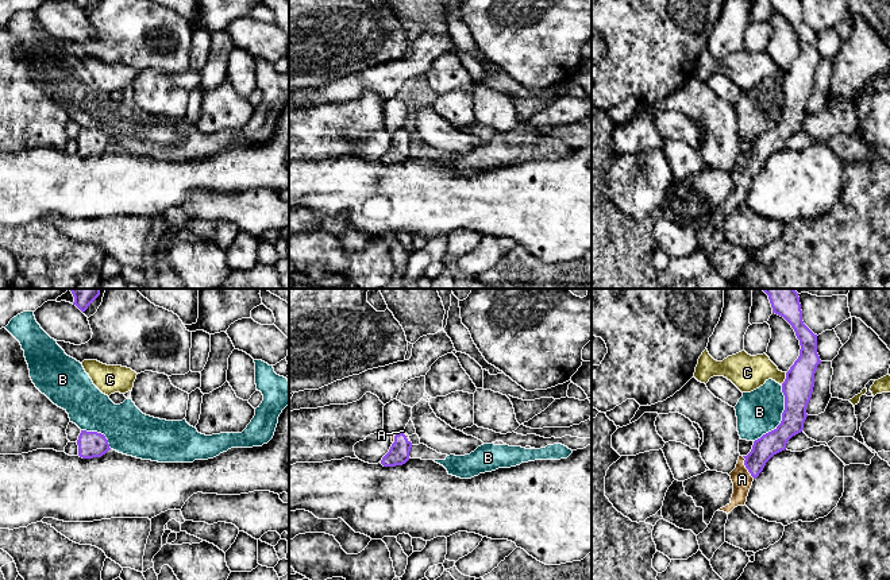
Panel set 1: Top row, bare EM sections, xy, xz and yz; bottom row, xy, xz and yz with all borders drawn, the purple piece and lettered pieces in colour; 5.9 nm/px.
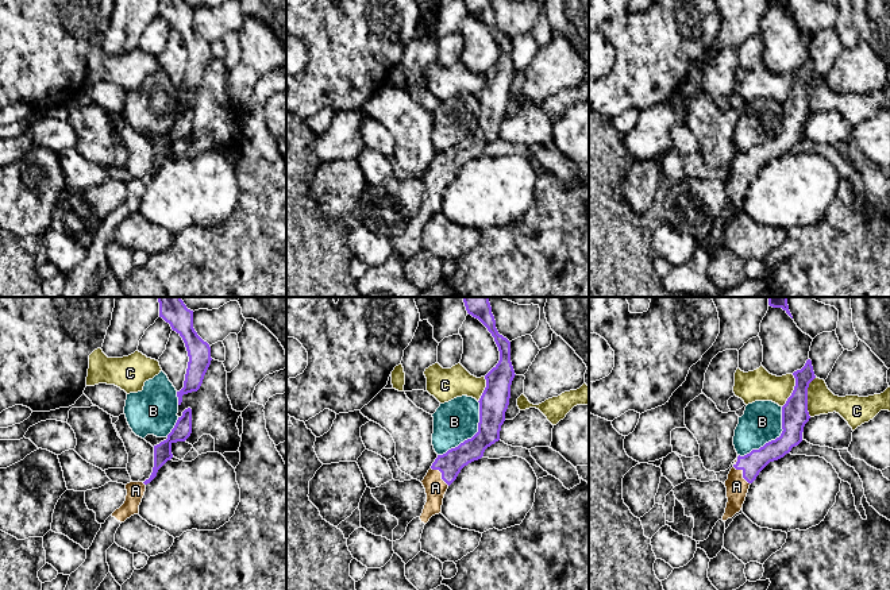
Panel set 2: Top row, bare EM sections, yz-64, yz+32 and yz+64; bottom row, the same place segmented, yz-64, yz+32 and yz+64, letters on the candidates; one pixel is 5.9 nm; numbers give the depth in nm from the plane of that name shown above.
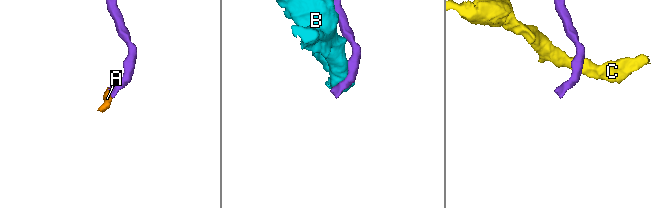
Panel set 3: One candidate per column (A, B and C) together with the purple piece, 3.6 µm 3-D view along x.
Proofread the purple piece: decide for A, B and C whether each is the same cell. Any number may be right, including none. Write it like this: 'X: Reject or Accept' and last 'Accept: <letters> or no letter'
A: Accept
B: Reject
C: Reject
Accept: A

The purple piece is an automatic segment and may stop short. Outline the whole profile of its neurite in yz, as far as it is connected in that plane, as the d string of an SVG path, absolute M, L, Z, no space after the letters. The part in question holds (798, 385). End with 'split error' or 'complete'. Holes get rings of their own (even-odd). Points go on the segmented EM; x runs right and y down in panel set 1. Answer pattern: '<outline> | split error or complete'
M763 289L768 295L773 313L783 317L800 340L800 356L786 372L782 383L785 410L781 424L771 432L754 441L747 456L739 456L736 468L729 473L733 483L731 503L717 510L708 527L697 535L702 554L710 560L725 542L728 514L737 506L744 506L752 482L763 471L766 463L786 449L787 441L804 430L808 417L806 407L814 387L814 374L821 363L817 353L817 335L802 321L798 293L794 289Z | split error

